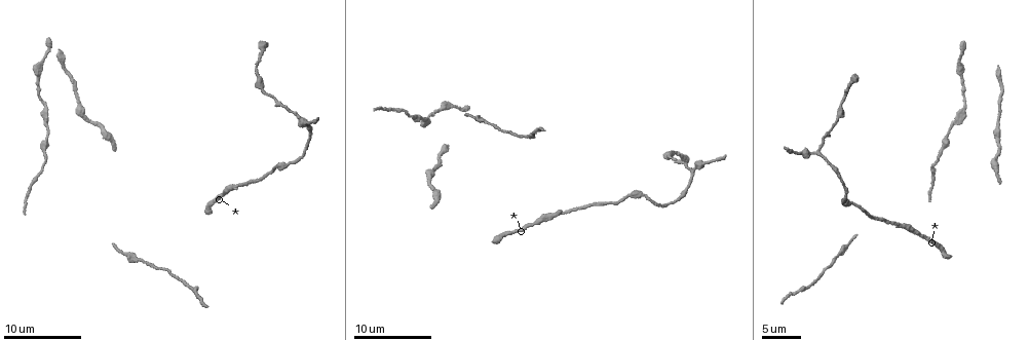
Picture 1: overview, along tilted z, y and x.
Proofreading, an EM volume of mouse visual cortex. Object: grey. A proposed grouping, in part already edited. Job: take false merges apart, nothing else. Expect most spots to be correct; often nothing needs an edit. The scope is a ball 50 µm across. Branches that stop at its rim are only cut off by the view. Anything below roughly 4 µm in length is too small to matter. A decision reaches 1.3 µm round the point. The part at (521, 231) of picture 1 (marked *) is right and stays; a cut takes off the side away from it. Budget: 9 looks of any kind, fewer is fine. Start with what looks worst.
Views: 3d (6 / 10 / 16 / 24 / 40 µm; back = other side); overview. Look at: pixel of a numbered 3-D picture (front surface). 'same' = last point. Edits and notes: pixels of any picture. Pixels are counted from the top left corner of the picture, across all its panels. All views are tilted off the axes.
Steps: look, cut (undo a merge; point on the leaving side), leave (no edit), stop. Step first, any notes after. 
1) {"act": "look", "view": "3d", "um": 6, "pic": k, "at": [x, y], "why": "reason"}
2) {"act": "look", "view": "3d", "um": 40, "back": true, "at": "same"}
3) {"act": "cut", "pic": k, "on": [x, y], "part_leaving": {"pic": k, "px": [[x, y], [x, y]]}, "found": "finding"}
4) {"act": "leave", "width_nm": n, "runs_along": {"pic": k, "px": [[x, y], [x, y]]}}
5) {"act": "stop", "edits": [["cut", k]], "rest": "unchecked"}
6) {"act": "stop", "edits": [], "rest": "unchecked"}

{"act": "look", "view": "3d", "um": 16, "pic": 1, "at": [508, 132]}

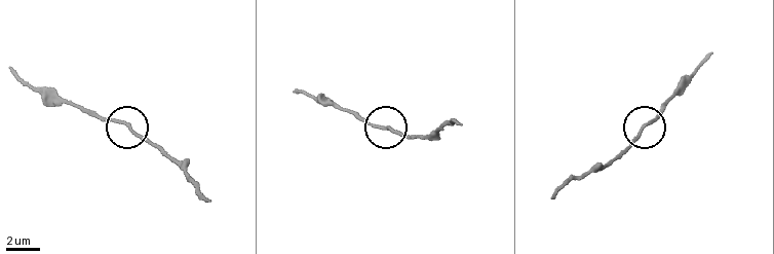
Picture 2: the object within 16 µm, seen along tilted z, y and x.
{"act": "look", "view": "3d", "um": 6, "pic": 2, "at": [646, 124], "why": "closer look"}

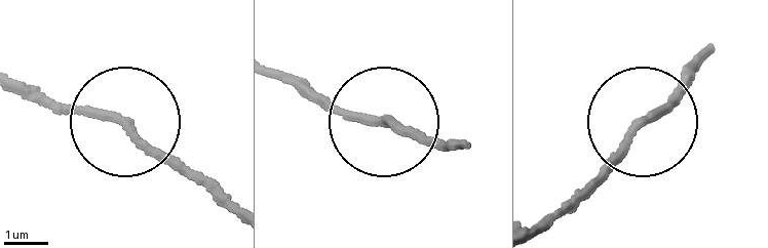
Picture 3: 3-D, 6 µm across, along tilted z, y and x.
{"act": "leave", "side_arm_um": 9, "found": "all the same neuron"}

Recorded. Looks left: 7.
{"act": "look", "view": "3d", "um": 6, "pic": 1, "at": [43, 165]}

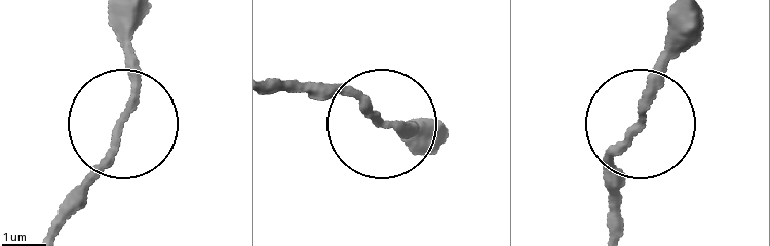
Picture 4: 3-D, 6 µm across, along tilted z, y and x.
{"act": "leave", "side_arm_um": 8, "found": "all the same neuron"}

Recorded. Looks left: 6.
{"act": "look", "view": "3d", "um": 10, "pic": 1, "at": [257, 78], "why": "sudden change in width"}

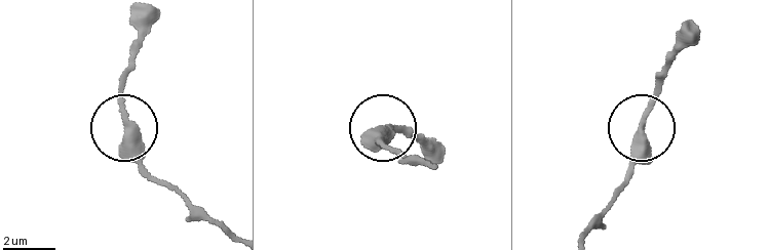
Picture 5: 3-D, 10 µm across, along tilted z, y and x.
{"act": "look", "view": "3d", "um": 10, "back": true, "pic": 5, "at": [387, 130]}

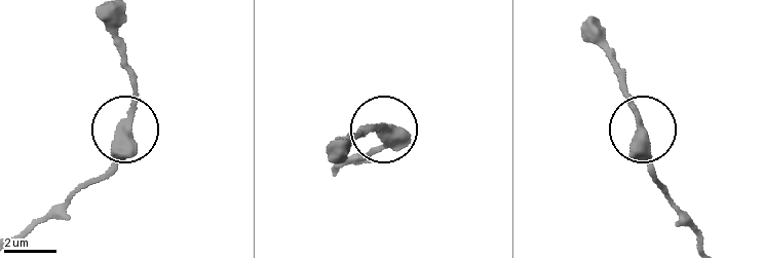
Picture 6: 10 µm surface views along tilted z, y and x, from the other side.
{"act": "leave", "runs_along": {"pic": 6, "px": [[14, 242], [63, 214], [108, 170], [131, 107], [132, 72]]}, "found": "all the same neuron"}

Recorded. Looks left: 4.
{"act": "look", "view": "3d", "um": 10, "pic": 1, "at": [952, 126], "why": "calibre changes"}

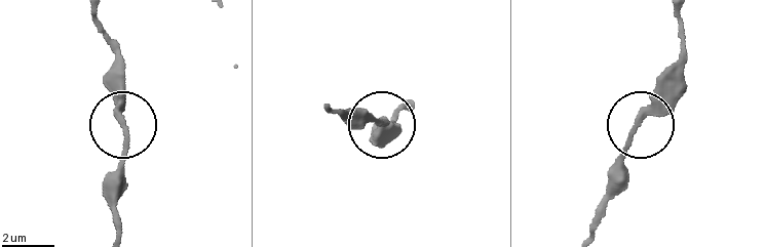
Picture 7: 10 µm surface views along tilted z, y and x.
{"act": "leave", "width_nm": 220, "found": "one neuron here"}

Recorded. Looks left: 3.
{"act": "stop", "edits": [], "rest": "unchecked"}

